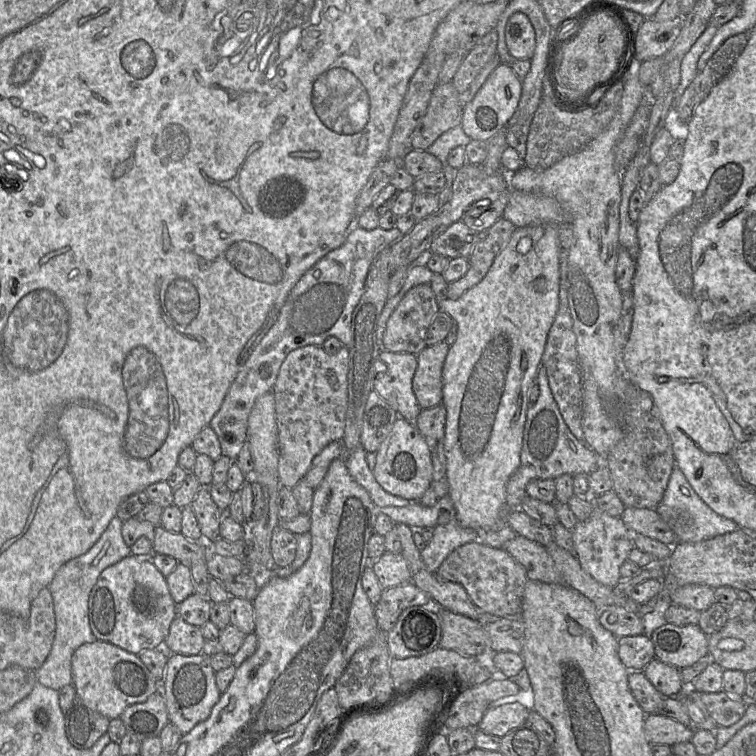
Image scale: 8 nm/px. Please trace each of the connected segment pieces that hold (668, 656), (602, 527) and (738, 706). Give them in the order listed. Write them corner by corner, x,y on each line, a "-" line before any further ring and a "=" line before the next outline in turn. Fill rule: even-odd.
664,624
652,632
650,639
655,659
679,670
708,657
707,635
697,625
=
593,505
590,516
578,521
571,531
573,554
582,569
602,585
614,587
621,580
620,568
633,547
633,534
620,517
612,517
=
724,691
698,694
709,716
717,727
729,727
738,722
745,713
747,702
744,698
735,698

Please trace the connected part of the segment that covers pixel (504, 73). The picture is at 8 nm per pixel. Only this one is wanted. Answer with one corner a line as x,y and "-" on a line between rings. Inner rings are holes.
500,63
488,76
474,98
464,106
460,126
471,140
488,141
504,129
517,109
522,92
522,80
510,64

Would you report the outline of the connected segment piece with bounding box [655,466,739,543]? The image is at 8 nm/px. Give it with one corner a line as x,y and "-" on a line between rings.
678,466
674,467
663,498
655,511
675,533
678,543
700,542
739,528
737,523
717,514
701,499

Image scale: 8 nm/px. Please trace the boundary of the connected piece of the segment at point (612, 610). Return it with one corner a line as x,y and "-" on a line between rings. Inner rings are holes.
610,606
599,611
600,624
617,638
644,634
644,624
637,610

